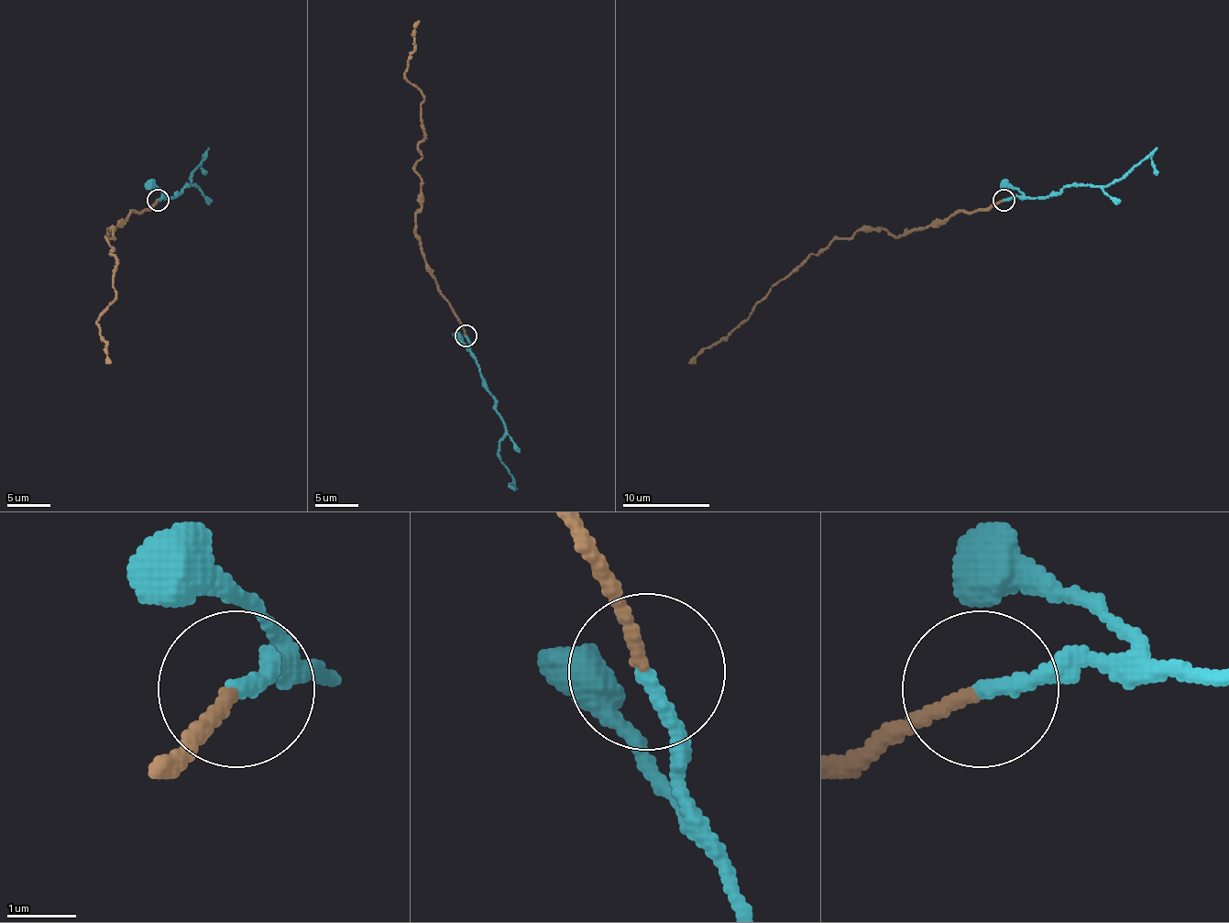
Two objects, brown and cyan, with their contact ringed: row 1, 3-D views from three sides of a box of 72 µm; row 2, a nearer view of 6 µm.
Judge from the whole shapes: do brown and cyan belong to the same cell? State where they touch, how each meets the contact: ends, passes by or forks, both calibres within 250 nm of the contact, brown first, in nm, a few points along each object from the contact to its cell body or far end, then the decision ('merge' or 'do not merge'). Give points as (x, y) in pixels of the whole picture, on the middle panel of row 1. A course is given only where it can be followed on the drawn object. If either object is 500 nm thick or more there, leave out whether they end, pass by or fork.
at (466, 335); brown ends there; cyan ends there; 170 nm thick on the brown side, 220 nm on the other; brown runs (466, 334), (415, 231), (424, 96), (404, 74), (420, 20); cyan runs (466, 335), (483, 386), (496, 401), (504, 438), (498, 457), (513, 479), (509, 484), (513, 488); do not merge

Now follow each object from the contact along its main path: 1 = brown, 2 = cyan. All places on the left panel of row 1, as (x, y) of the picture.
1: (158, 199), (107, 236), (107, 230), (114, 238), (107, 238), (116, 260), (116, 297), (96, 321), (112, 363)
2: (158, 199), (175, 195), (188, 186), (196, 186), (190, 175), (205, 158), (201, 160), (205, 175)

